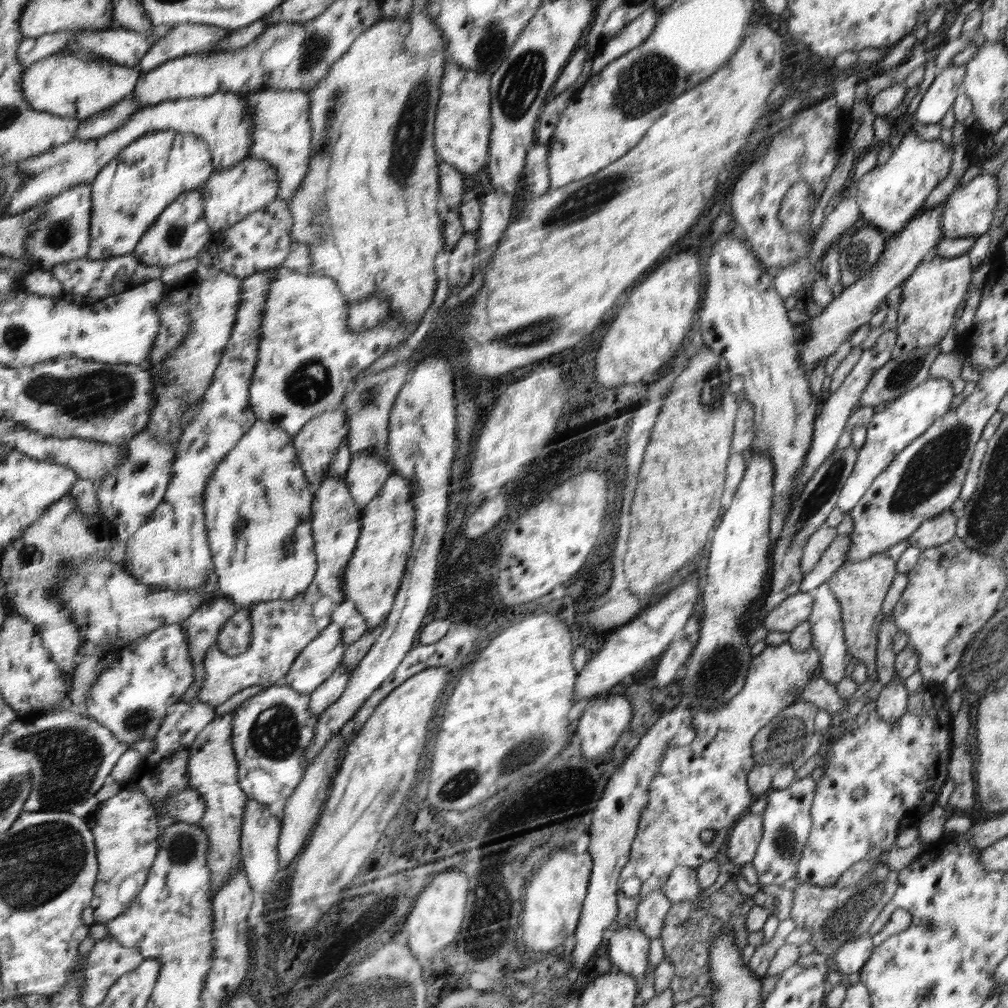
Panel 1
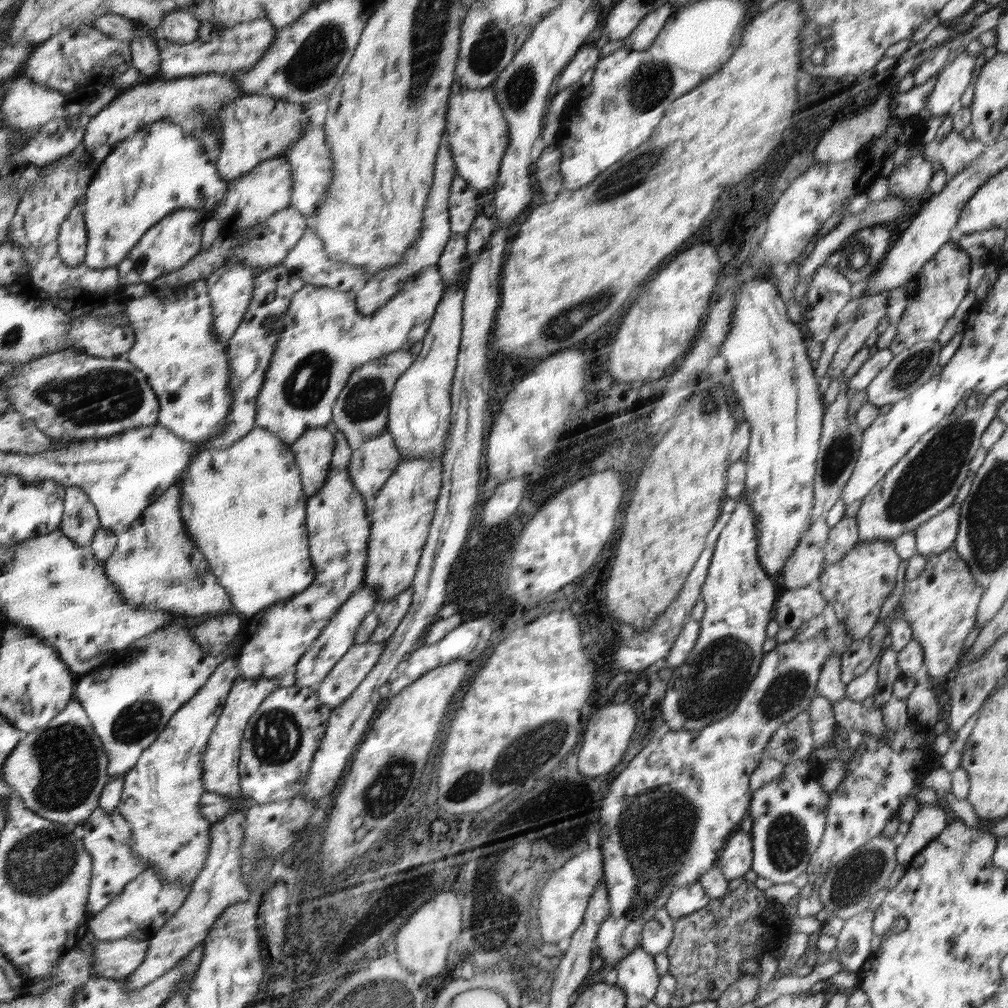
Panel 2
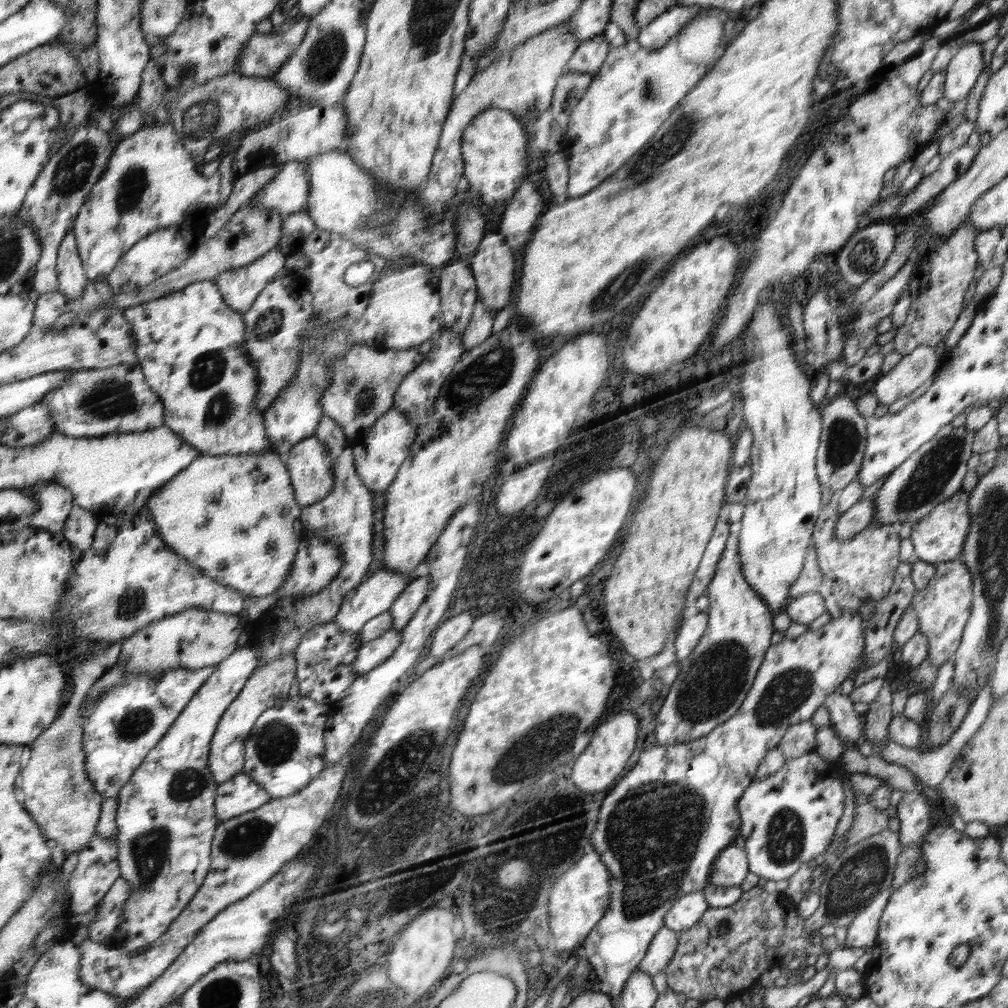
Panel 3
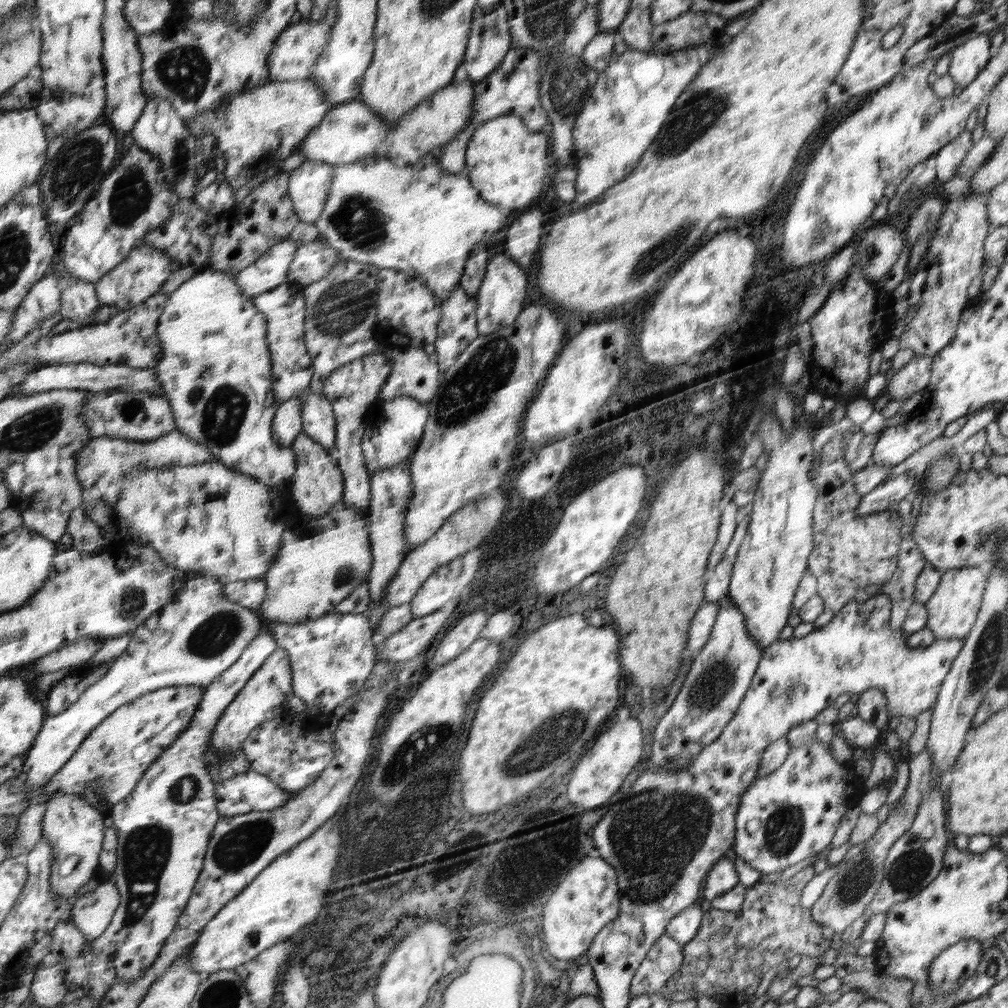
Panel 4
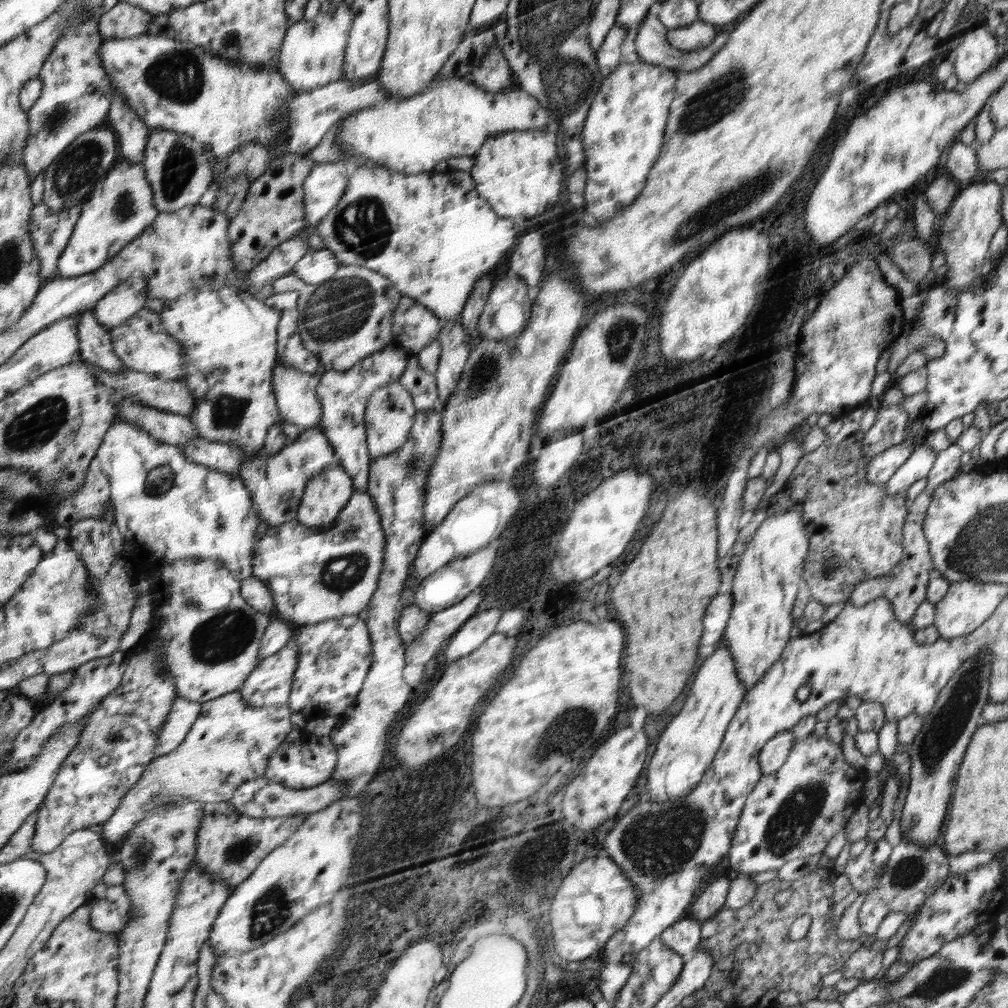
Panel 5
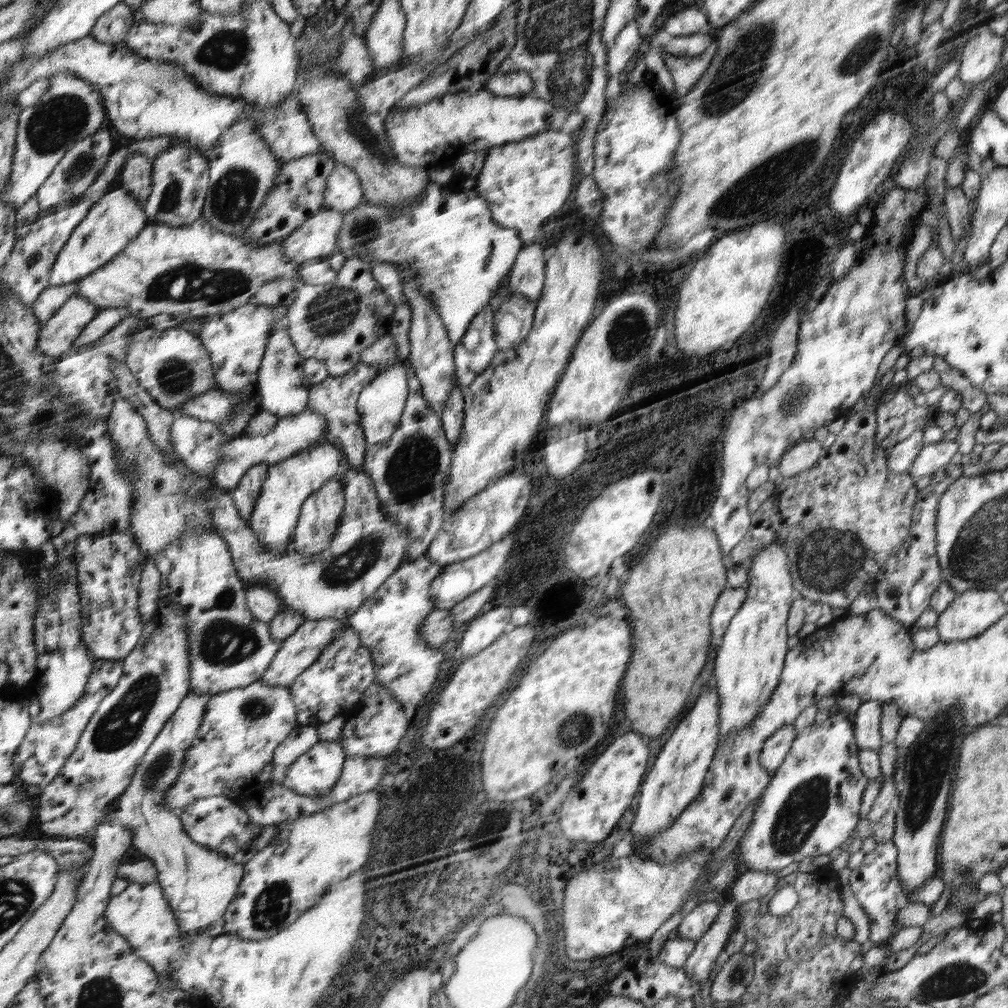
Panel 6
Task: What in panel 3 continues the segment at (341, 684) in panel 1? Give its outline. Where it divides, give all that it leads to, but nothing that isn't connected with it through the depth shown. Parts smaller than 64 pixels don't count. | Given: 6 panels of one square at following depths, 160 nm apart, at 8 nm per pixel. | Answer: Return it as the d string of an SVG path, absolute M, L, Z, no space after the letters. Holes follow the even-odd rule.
M390 629L378 638L364 643L357 650L356 658L353 662L354 678L360 678L361 674L376 668L380 663L388 660L401 643L401 632Z

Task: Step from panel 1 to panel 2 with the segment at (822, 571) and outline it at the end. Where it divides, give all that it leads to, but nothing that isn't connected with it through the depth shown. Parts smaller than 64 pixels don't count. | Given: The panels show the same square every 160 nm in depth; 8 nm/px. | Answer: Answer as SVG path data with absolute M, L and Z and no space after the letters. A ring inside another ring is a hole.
M844 517L829 528L826 547L824 547L823 568L846 556L859 542L856 517Z

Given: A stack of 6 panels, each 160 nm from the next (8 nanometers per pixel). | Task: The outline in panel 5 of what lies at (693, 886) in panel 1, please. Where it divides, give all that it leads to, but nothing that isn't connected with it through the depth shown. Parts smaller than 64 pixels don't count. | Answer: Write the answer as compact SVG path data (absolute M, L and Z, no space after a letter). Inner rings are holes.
M685 917L668 928L660 939L668 949L680 954L686 961L692 959L702 941L701 922Z

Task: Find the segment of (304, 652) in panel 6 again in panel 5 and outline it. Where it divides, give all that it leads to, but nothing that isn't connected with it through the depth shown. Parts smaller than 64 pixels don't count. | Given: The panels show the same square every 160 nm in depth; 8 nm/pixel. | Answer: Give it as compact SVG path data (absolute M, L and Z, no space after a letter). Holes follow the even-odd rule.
M292 635L286 646L276 652L275 655L263 658L255 670L251 672L248 680L240 688L243 692L244 700L247 705L281 705L288 703L291 684L298 664L299 644L295 641L296 635Z

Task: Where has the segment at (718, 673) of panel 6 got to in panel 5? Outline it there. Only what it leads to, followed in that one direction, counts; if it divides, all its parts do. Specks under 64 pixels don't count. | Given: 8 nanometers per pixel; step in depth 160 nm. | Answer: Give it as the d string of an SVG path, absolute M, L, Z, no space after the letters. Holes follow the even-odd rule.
M788 508L788 512L775 512L760 525L740 558L731 588L733 609L723 640L726 640L725 646L731 652L732 660L735 660L747 694L781 658L791 639L789 634L794 625L791 612L803 580L804 559L810 548L808 537L797 510Z

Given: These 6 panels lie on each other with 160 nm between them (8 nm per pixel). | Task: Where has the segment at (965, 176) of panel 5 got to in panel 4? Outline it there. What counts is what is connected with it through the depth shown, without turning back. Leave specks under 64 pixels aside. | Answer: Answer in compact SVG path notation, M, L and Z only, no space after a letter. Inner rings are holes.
M962 131L956 138L948 141L931 159L936 168L936 180L948 182L955 177L955 172L973 145L971 132Z

